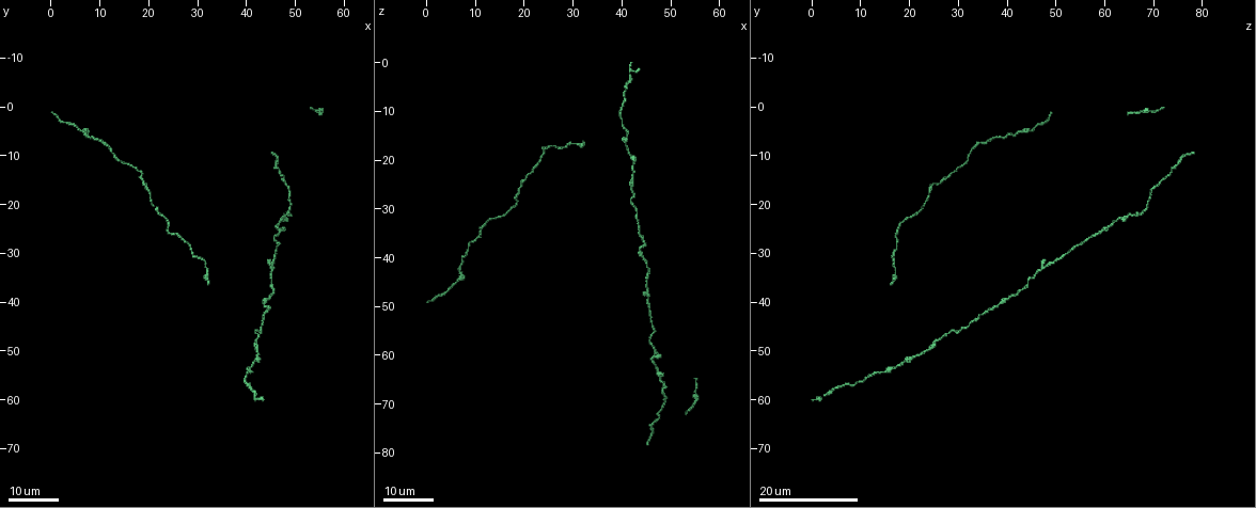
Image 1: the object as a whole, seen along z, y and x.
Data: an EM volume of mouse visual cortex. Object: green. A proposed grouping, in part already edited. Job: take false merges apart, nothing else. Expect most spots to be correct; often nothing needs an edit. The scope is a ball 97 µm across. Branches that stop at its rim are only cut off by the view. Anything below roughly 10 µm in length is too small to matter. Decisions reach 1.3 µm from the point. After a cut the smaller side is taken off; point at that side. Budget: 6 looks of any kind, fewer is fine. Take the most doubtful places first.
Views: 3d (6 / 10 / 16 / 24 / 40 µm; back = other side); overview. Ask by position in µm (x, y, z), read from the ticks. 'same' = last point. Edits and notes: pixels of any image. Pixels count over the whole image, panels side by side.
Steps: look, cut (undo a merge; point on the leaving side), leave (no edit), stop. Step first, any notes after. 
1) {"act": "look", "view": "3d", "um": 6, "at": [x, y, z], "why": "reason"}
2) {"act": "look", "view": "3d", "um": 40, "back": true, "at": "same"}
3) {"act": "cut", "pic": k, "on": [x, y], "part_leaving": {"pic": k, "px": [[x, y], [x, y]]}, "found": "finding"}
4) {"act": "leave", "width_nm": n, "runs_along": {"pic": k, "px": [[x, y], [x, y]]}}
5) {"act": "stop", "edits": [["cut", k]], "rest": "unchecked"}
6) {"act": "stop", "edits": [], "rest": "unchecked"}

{"act": "look", "view": "3d", "um": 16, "at": [41.5, 48.0, 26.0]}

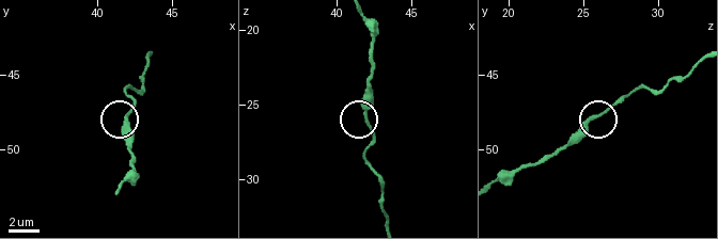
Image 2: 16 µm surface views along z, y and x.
{"act": "look", "view": "3d", "um": 6, "at": [42.0, 48.0, 25.4], "why": "zoom in"}

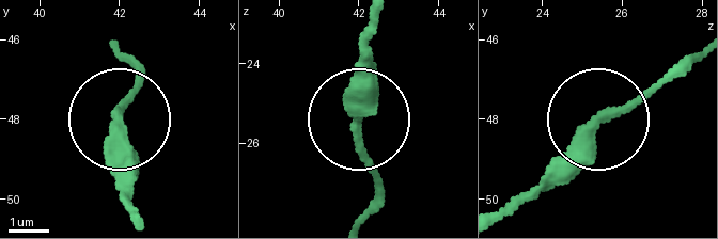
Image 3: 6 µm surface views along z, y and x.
{"act": "leave", "width_nm": 280, "runs_along": {"pic": 3, "px": [[373, 205], [363, 38]]}, "found": "continuous, no second neuron"}

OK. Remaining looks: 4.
{"act": "look", "view": "3d", "um": 24, "at": [32.5, 34.0, 17.0], "why": "calibre changes"}

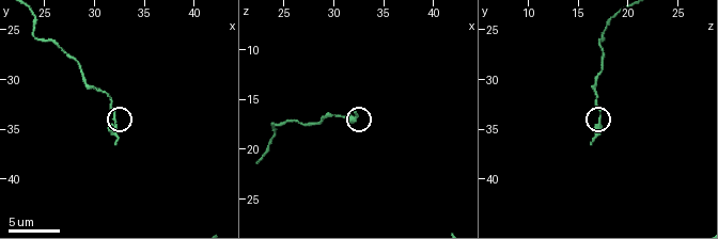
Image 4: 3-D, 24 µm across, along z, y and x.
{"act": "look", "view": "3d", "um": 6, "at": [31.8, 34.2, 17.2]}

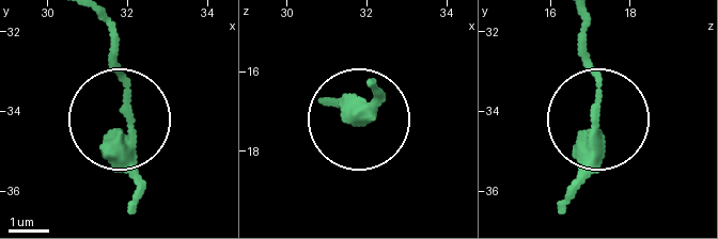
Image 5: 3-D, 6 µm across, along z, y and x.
{"act": "leave", "found": "continuous, no second neuron"}

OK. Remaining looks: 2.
{"act": "look", "view": "3d", "um": 24, "at": [41.5, 54.0, 15.0], "why": "thick turns thin"}

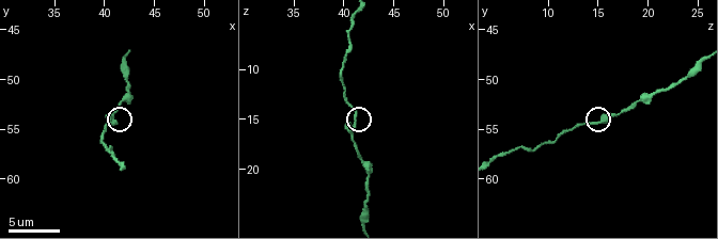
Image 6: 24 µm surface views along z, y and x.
{"act": "look", "view": "3d", "um": 6, "at": [41.0, 54.4, 14.8]}

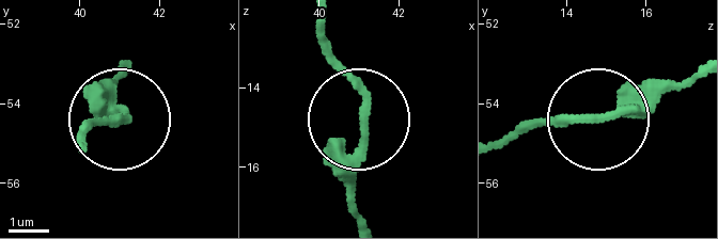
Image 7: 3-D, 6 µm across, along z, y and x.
{"act": "leave", "width_nm": 260, "runs_along": {"pic": 7, "px": [[355, 212], [362, 91], [322, 19]]}, "found": "continuous, no second neuron"}

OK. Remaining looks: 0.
{"act": "stop", "edits": [], "rest": "unchecked"}

